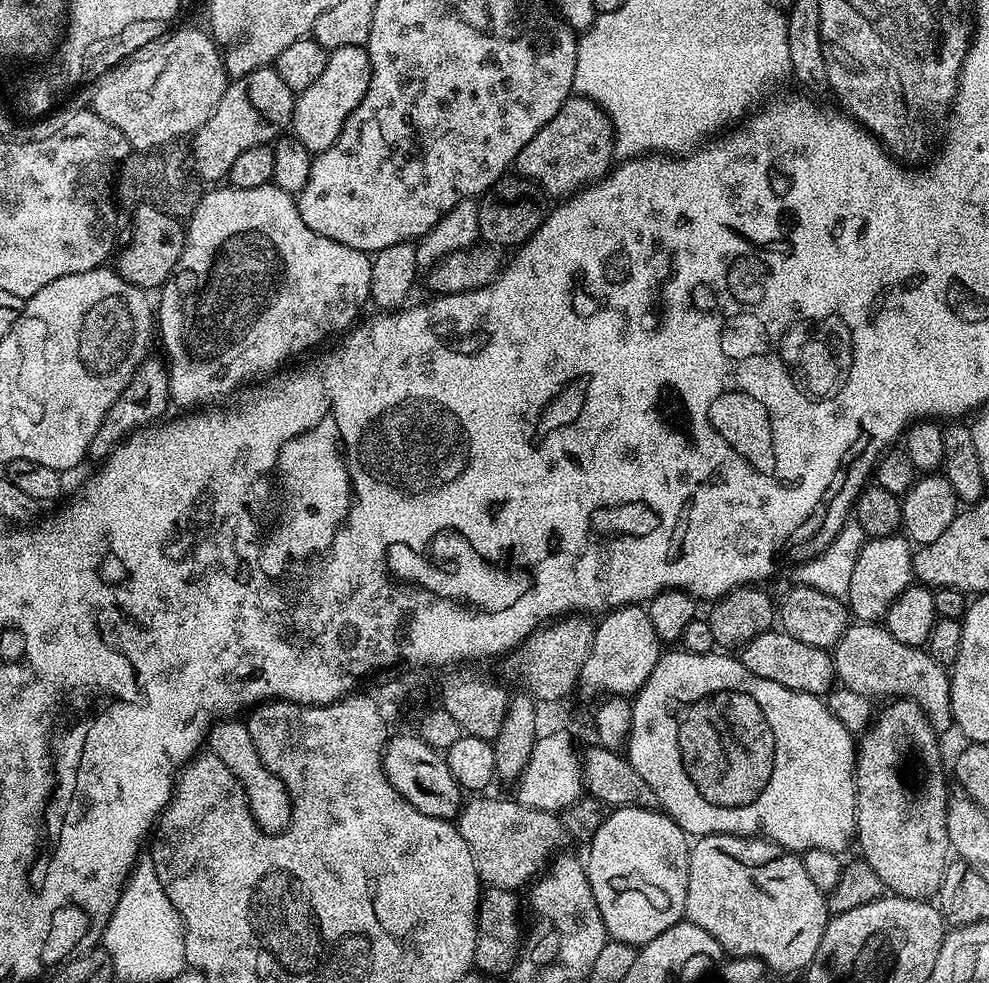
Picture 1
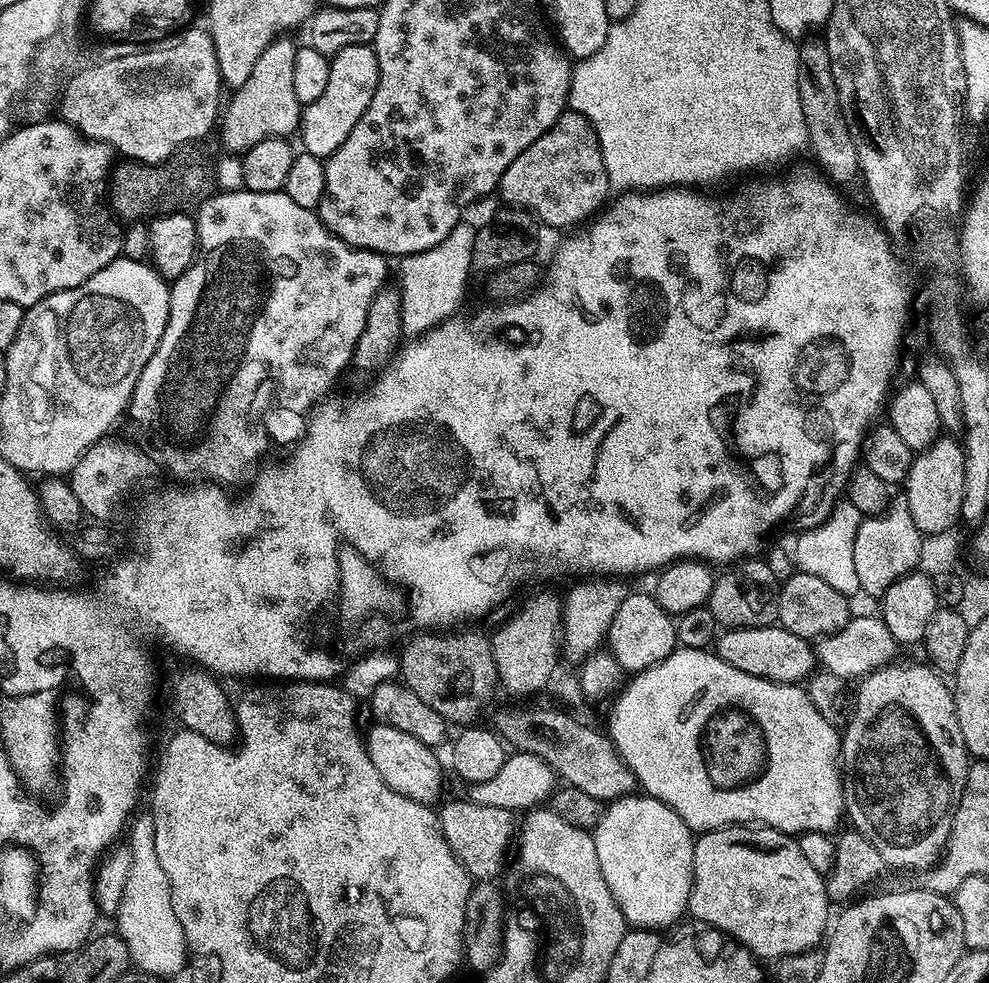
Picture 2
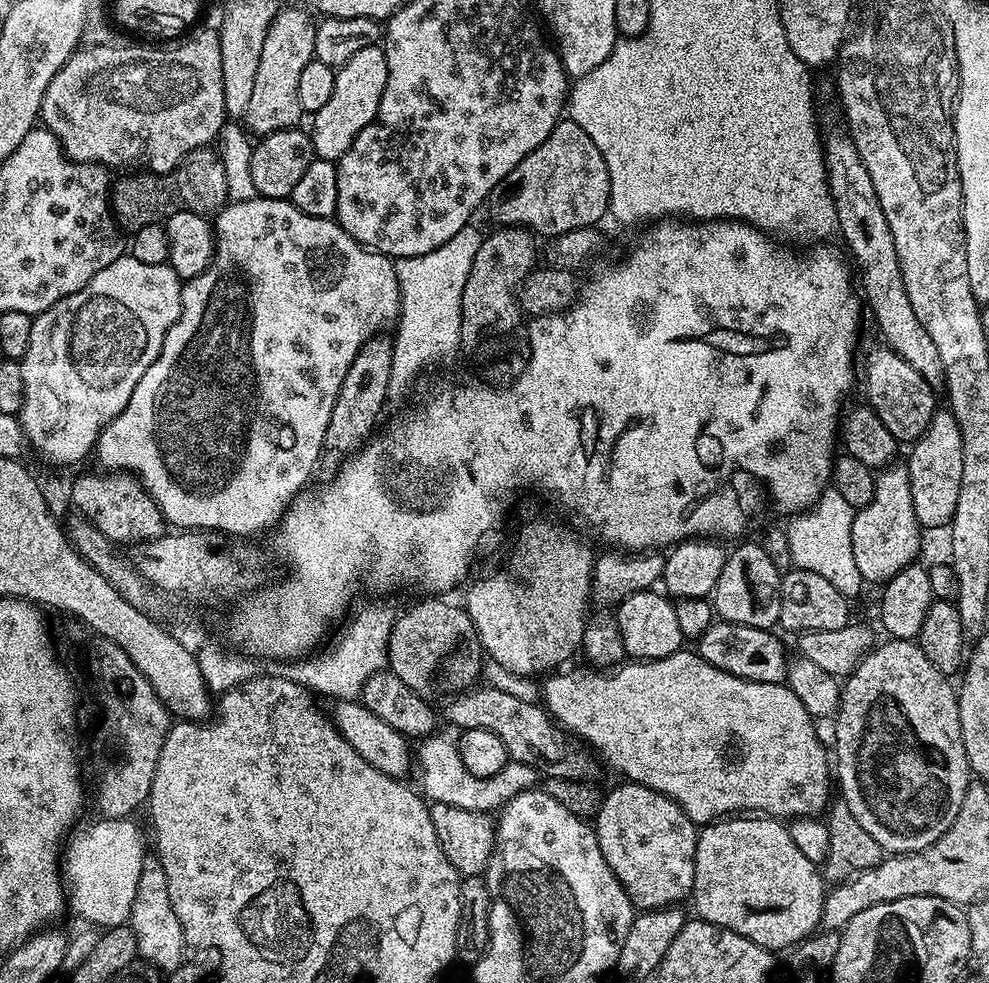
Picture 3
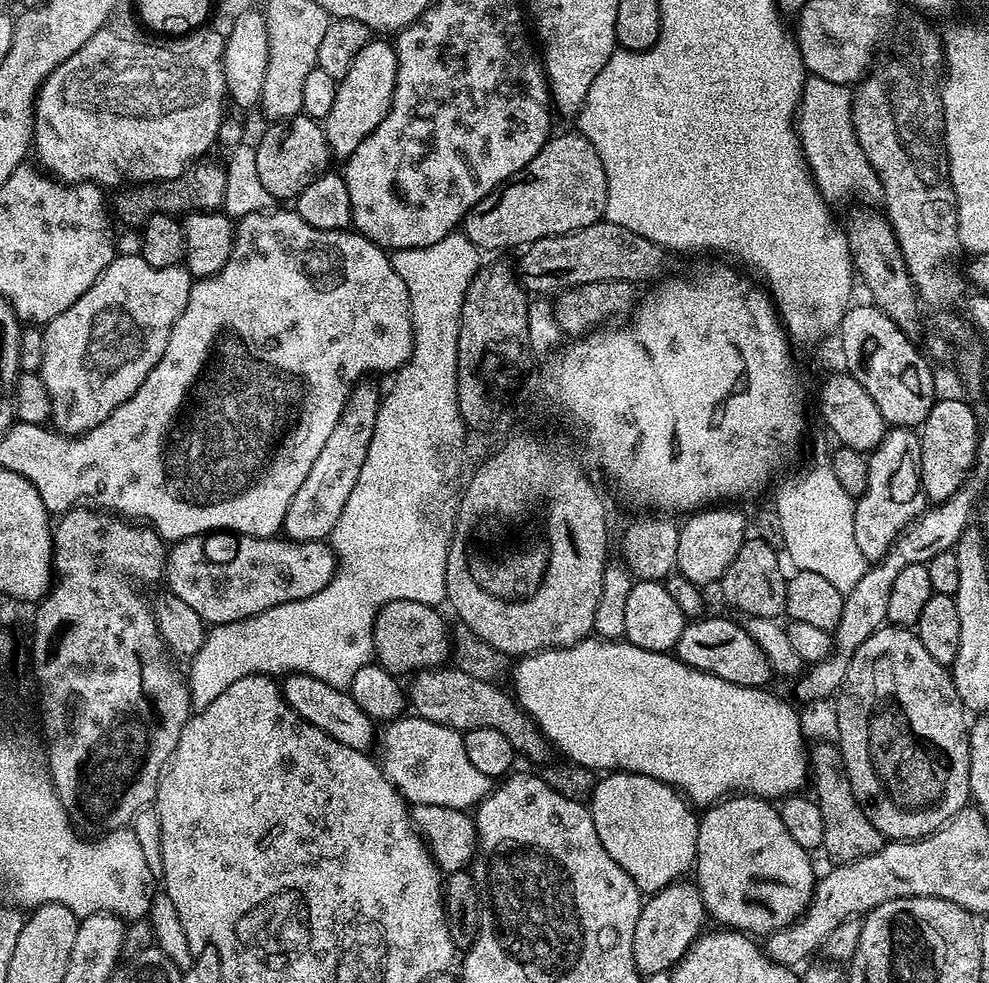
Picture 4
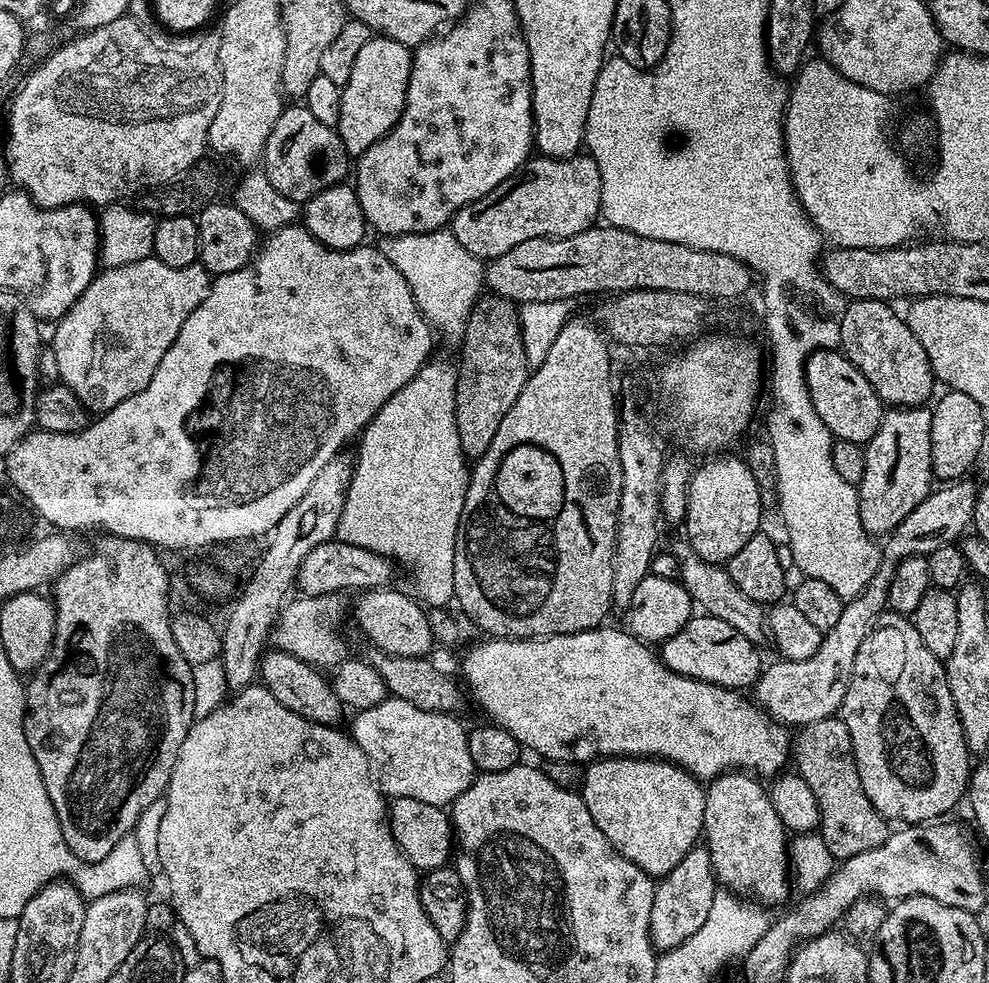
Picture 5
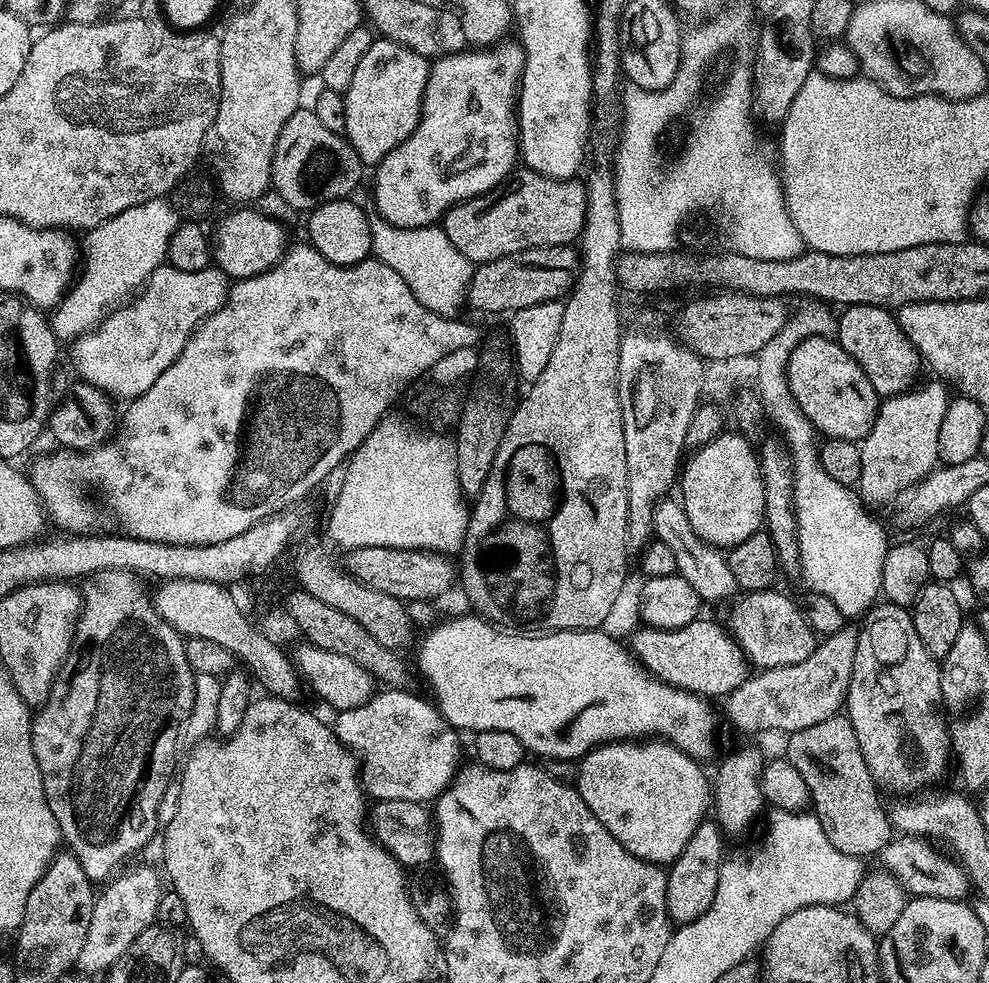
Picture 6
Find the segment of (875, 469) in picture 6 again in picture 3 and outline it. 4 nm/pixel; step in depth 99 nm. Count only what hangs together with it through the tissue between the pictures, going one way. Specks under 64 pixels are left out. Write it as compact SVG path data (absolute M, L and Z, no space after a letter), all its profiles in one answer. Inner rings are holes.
M893 463L876 476L874 498L852 517L850 542L854 546L854 563L858 565L861 581L868 583L869 580L870 583L880 586L890 578L894 578L894 574L898 574L906 565L913 563L919 557L916 555L920 552L920 535L922 529L914 514L914 498L910 494L910 474L903 463Z

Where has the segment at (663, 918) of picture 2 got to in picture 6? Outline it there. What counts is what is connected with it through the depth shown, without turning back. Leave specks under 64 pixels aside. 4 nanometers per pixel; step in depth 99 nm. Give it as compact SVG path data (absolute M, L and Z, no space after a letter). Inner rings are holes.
M644 738L639 742L609 742L592 749L579 761L574 787L586 806L622 842L630 854L661 866L678 859L698 826L706 820L714 800L714 788L704 777L699 763L675 744L663 738Z

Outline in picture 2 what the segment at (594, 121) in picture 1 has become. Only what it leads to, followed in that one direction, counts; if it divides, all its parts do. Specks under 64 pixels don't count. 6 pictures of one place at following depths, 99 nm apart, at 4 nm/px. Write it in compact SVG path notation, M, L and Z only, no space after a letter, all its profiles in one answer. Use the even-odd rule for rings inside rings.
M565 110L556 119L554 126L542 134L542 138L526 146L526 150L522 150L522 154L518 154L518 158L506 166L506 174L502 174L498 189L498 196L504 199L505 205L523 208L531 212L539 223L541 220L552 228L569 227L568 229L583 225L589 218L595 217L605 207L608 195L610 196L608 175L602 162L598 134L586 117L571 110Z

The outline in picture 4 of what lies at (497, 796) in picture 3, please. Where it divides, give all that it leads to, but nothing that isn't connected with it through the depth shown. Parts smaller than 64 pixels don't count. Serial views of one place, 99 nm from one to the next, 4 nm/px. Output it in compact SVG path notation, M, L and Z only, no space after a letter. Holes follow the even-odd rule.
M405 714L391 721L385 728L388 729L384 732L384 775L409 805L433 804L468 810L479 804L492 791L494 784L490 777L478 774L476 767L470 763L470 758L466 758L466 746L461 733L441 724L423 720L416 714Z

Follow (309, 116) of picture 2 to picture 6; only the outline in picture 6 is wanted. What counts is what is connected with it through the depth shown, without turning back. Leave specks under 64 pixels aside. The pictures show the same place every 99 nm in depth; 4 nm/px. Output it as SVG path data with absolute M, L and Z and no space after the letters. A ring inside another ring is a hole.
M383 38L373 39L370 50L358 62L354 79L344 93L346 130L343 135L366 166L380 164L382 158L414 134L420 121L429 67L429 61L414 50Z

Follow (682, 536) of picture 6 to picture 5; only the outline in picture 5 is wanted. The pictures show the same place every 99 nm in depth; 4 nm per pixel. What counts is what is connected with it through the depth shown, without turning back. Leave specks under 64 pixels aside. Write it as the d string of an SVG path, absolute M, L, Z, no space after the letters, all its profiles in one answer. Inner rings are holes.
M680 540L675 546L672 546L672 552L678 563L680 564L680 580L684 588L693 598L693 603L705 614L716 618L721 618L722 622L727 622L738 630L743 637L747 638L751 644L761 645L762 640L767 639L767 621L766 612L763 605L754 602L748 598L733 584L733 580L729 578L728 571L725 567L717 564L708 564L704 560L698 558L687 541Z

